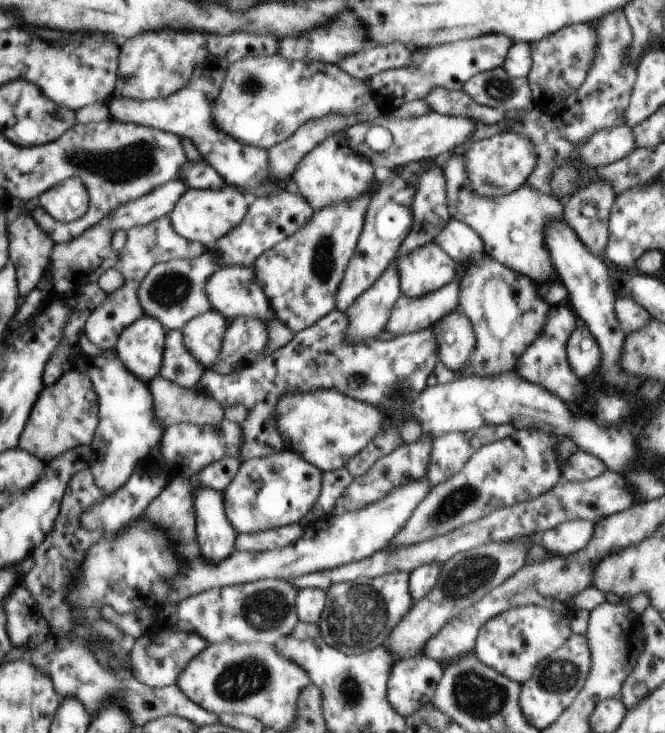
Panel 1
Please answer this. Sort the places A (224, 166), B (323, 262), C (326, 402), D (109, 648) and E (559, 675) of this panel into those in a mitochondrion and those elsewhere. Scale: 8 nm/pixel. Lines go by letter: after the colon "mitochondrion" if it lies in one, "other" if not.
A: other
B: mitochondrion
C: other
D: mitochondrion
E: mitochondrion

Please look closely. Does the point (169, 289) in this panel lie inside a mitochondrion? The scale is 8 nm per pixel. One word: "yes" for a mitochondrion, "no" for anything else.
yes

